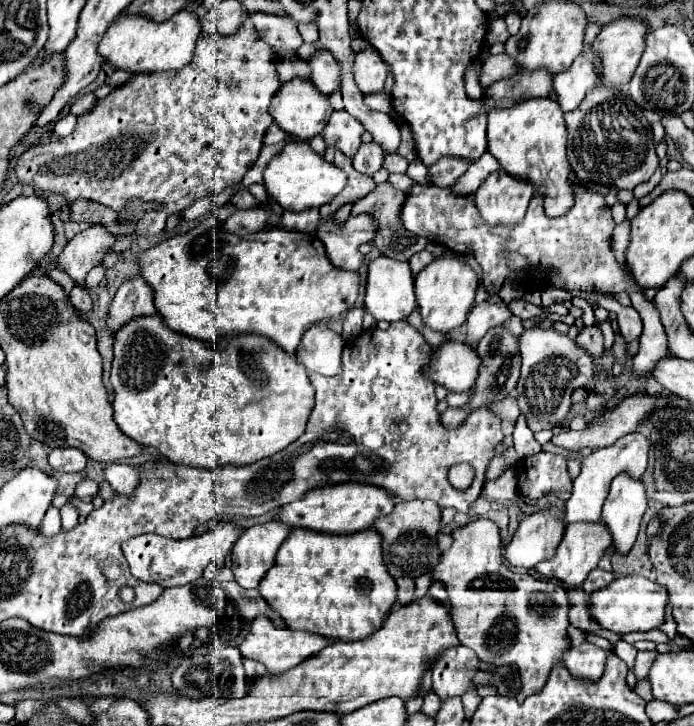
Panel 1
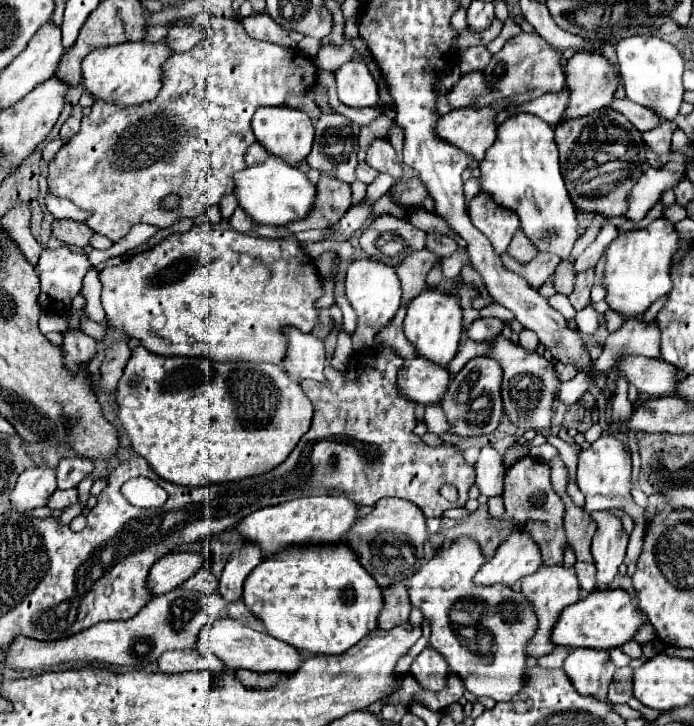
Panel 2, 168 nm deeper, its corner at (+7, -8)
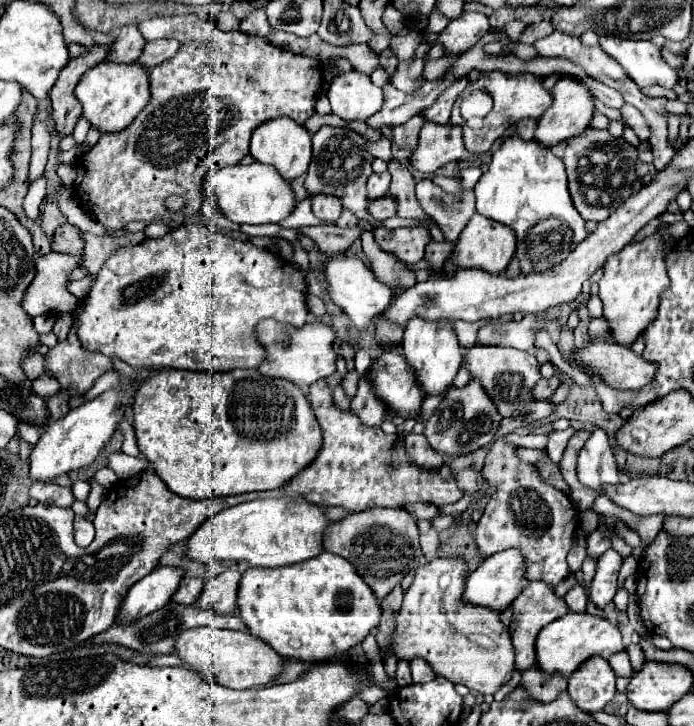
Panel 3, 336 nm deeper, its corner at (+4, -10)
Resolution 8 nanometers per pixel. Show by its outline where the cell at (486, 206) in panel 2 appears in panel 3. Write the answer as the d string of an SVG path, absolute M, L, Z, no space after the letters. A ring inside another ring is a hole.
M478 212L472 216L472 220L462 230L460 238L454 246L454 262L458 268L482 268L492 274L500 274L506 270L508 262L512 260L516 250L516 232L512 228L504 228L504 224L496 224L496 220L488 220L486 216L480 216Z

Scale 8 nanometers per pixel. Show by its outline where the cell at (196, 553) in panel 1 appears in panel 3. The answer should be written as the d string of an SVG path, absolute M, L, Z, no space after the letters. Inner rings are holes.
M160 566L142 580L138 580L126 594L118 622L126 624L132 620L138 620L160 606L164 606L172 594L178 590L180 580L184 578L184 570L176 566Z

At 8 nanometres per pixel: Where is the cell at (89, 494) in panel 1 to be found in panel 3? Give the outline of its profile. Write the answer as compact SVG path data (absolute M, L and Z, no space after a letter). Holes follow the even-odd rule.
M32 484L30 496L40 504L52 504L58 508L70 508L74 504L74 494L70 488L62 488L58 484Z

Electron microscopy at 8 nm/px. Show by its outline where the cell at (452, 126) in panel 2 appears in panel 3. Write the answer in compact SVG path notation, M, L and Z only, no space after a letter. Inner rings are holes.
M426 122L420 130L418 148L408 154L410 162L422 174L432 174L440 166L456 160L466 160L470 164L488 164L492 152L472 154L464 148L462 128L456 124L432 124Z

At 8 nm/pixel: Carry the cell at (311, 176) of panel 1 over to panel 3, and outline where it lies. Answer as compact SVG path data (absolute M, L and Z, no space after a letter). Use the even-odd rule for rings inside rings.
M254 162L250 166L226 166L210 172L206 178L206 194L214 194L216 206L222 214L236 224L278 224L288 218L296 206L296 196L288 180L284 180L274 168Z

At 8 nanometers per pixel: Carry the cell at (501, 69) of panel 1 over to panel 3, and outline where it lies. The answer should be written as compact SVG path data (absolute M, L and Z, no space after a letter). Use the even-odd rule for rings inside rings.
M468 76L456 80L452 86L448 86L436 100L434 106L426 108L424 110L424 118L430 120L430 122L436 122L436 124L446 124L450 120L450 112L452 112L452 106L456 102L456 98L464 92L464 88L470 84Z

